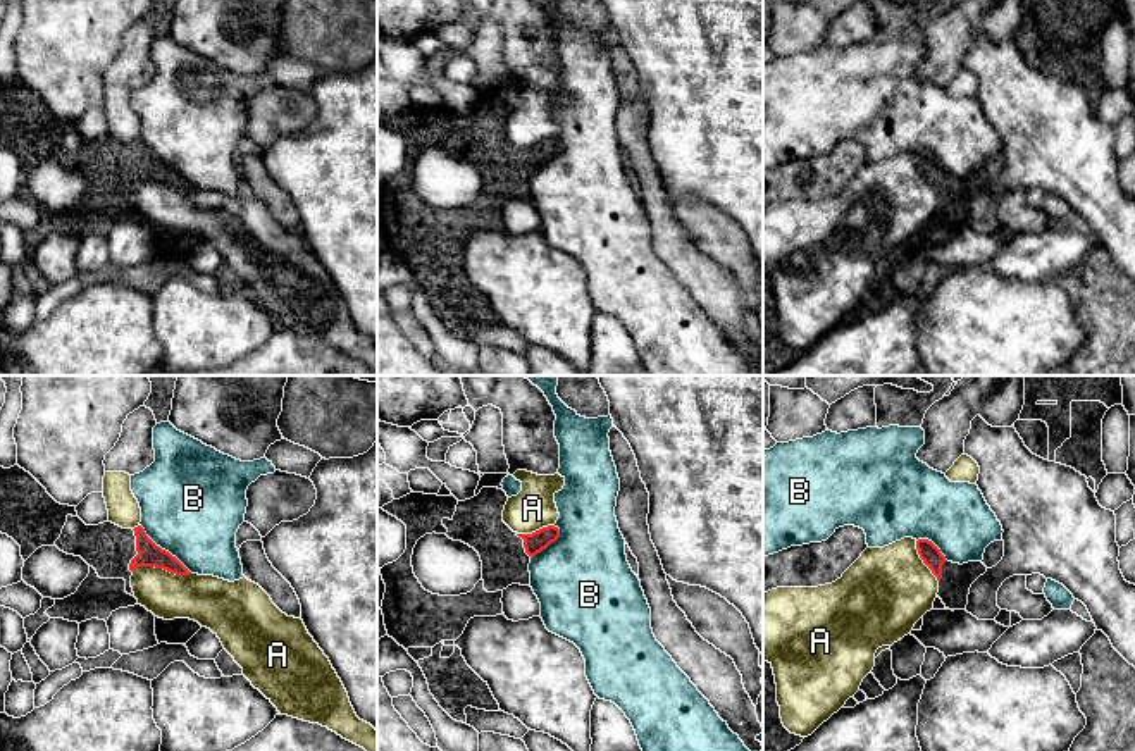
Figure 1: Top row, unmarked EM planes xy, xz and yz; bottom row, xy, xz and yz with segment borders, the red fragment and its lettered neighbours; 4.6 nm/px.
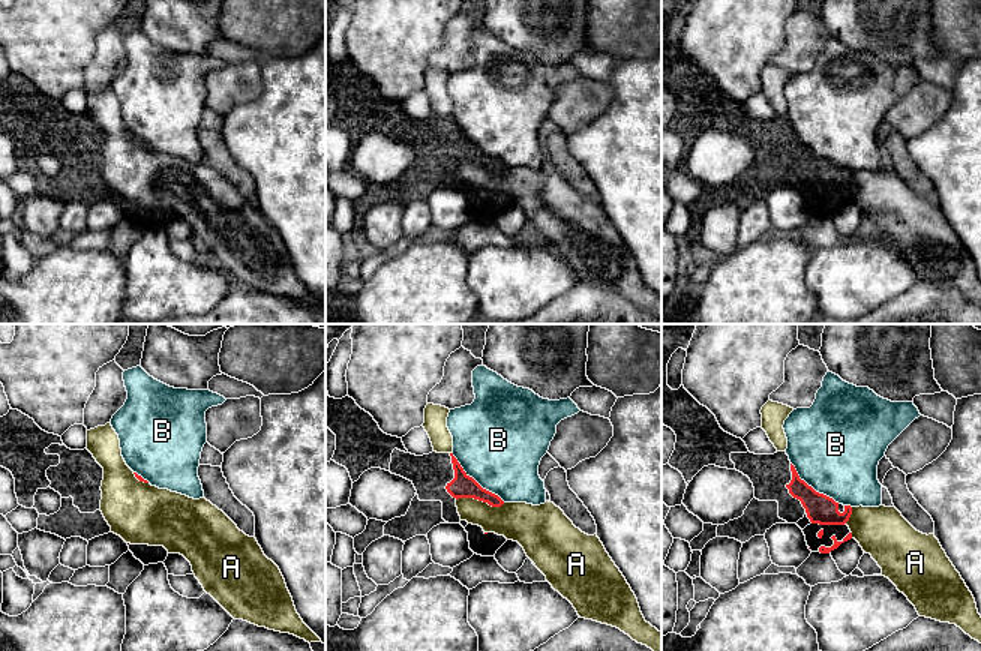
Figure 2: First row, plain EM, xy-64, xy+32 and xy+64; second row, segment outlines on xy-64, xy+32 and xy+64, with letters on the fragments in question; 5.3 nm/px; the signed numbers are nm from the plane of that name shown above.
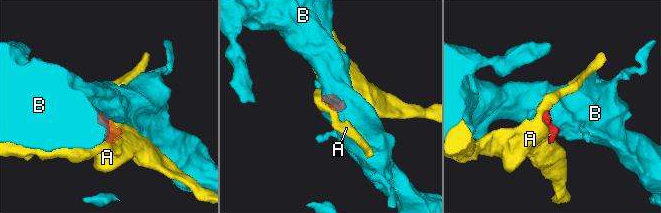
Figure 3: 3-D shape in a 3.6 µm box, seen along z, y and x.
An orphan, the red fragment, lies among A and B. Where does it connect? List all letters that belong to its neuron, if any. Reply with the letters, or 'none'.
none

